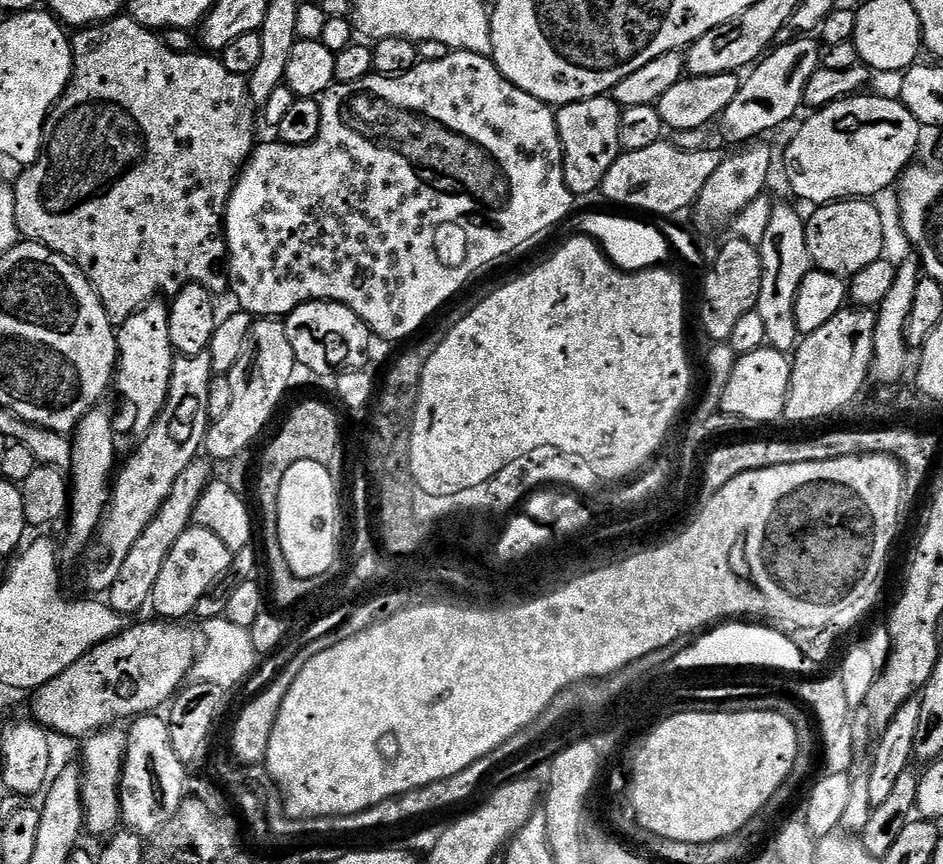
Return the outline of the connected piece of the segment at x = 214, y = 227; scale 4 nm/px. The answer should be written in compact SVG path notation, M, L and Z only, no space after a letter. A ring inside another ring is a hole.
M127 14L115 16L102 24L81 28L71 37L71 42L72 80L44 123L44 145L40 148L40 156L14 180L14 207L18 210L21 237L28 242L45 244L50 251L57 252L76 265L80 273L92 283L92 289L98 294L106 314L114 322L130 318L138 309L145 308L157 298L178 295L187 284L201 284L213 294L219 294L223 288L225 291L229 283L227 275L221 272L221 261L228 254L228 243L224 240L224 215L236 179L240 177L248 157L254 151L252 116L248 113L250 97L247 79L238 74L230 74L230 70L226 70L224 63L215 55L196 56L192 52L170 50L153 29L143 28Z

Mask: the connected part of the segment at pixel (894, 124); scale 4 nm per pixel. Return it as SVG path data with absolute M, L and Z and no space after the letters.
M868 95L848 96L845 100L815 109L809 115L812 117L793 134L784 152L784 176L798 199L805 200L811 206L823 206L838 200L876 198L891 184L893 187L903 176L905 168L917 159L916 147L920 144L922 125L914 118L914 114L910 114L910 110L906 110L899 99Z

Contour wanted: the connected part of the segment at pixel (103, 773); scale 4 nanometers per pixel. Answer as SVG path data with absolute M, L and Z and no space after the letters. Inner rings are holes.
M109 726L93 732L83 741L82 794L84 795L84 823L87 831L96 836L111 837L121 827L120 775L124 772L124 755L128 753L128 734L123 727Z

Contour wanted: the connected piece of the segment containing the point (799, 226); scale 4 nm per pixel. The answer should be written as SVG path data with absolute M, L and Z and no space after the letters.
M777 203L770 214L770 222L766 222L766 234L762 234L762 242L758 246L762 258L762 294L758 294L755 311L762 314L762 323L766 326L767 347L785 354L791 353L801 339L802 334L794 318L794 302L798 298L798 286L802 286L802 278L806 278L806 274L814 268L806 246L805 223L805 217L800 217L790 205Z

